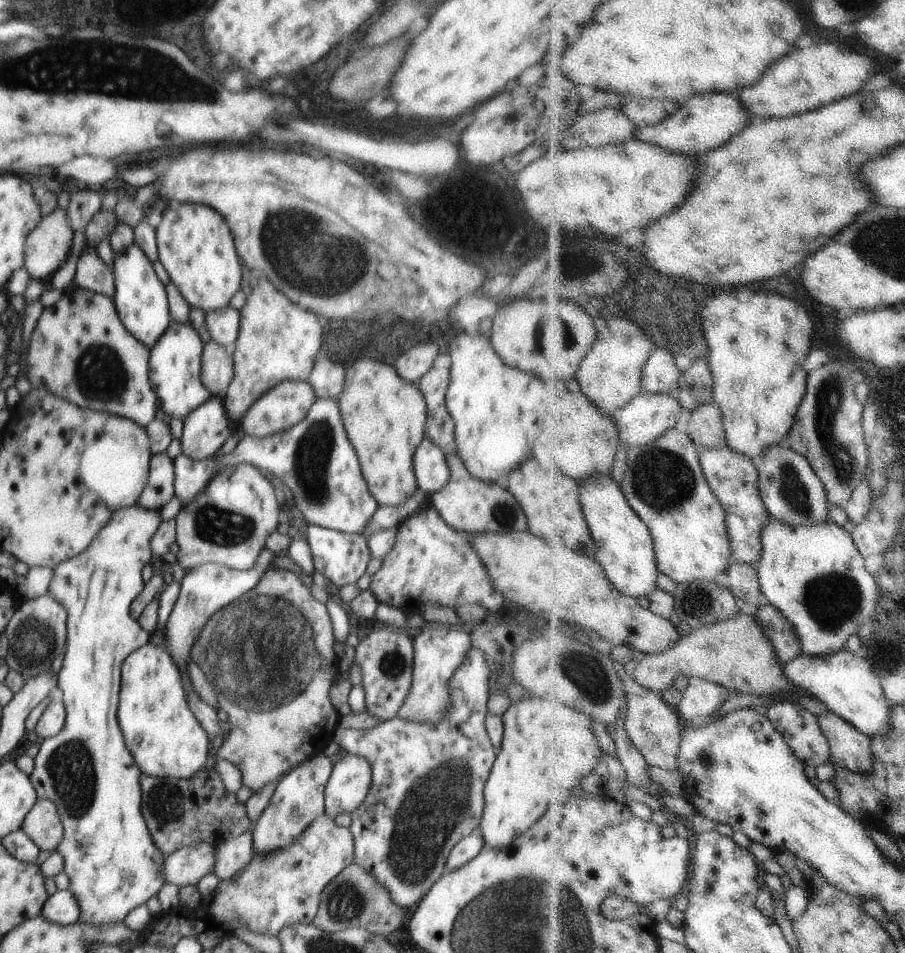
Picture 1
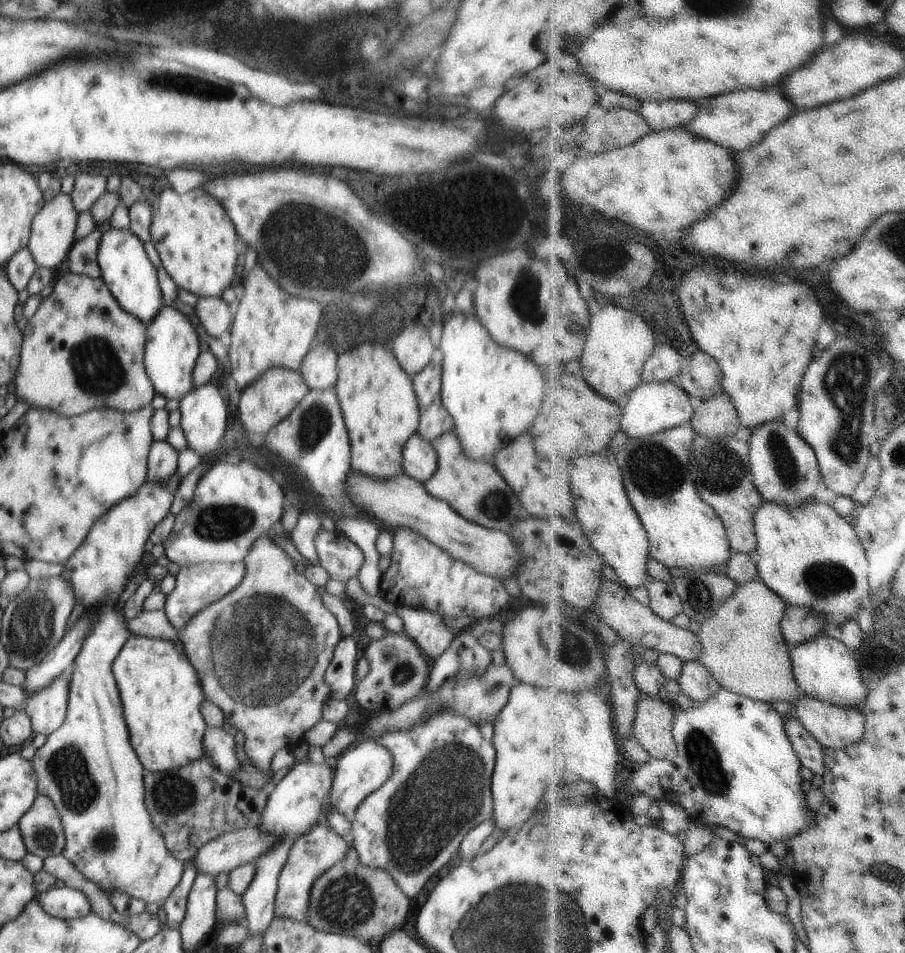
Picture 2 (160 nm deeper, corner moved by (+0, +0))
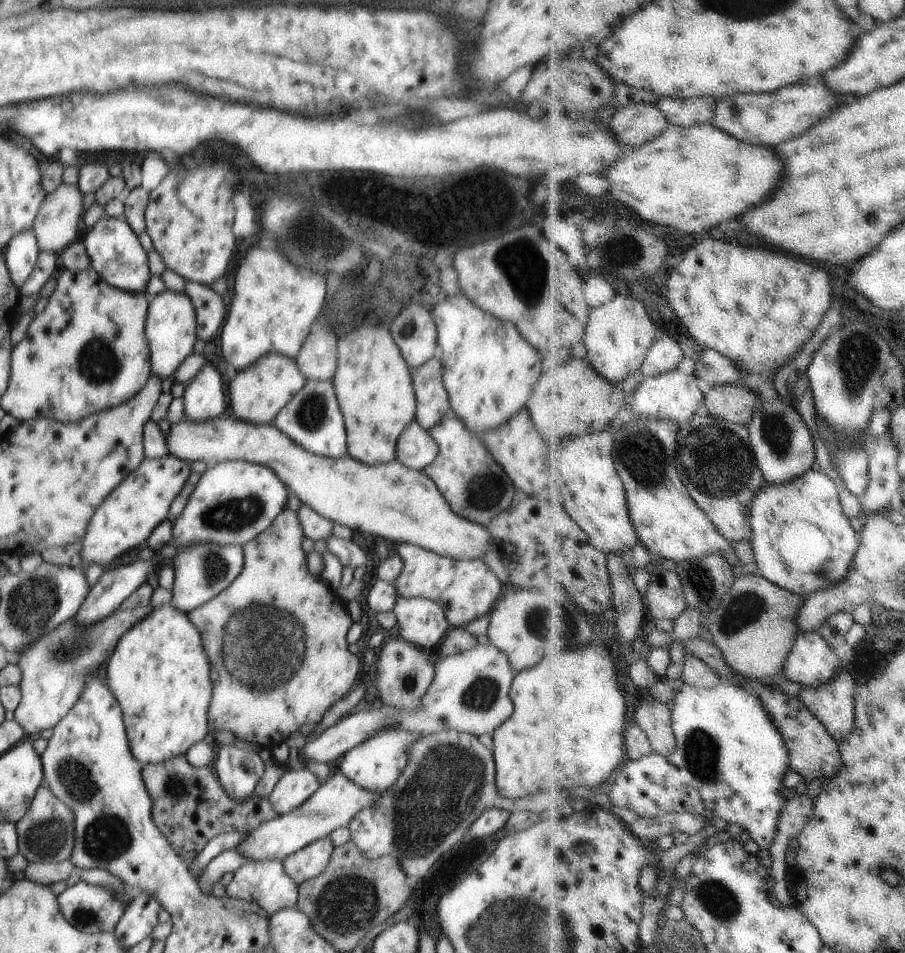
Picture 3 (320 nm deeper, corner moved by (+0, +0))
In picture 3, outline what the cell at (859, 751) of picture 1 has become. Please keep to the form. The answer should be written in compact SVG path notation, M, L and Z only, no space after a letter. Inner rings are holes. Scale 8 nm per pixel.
M848 668L842 670L838 678L820 688L803 688L799 698L808 709L824 722L828 732L838 740L852 736L856 728L856 694L859 685Z

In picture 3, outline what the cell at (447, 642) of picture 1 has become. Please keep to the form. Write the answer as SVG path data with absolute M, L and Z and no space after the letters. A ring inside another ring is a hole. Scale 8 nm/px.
M399 597L392 612L396 616L399 637L432 654L437 651L444 636L450 630L442 606L432 602L432 600L426 600L426 598Z

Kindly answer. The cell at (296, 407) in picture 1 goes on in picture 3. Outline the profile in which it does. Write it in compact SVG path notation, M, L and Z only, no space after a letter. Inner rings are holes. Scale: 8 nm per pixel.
M264 354L264 358L256 360L242 372L237 372L234 380L229 382L231 412L242 422L258 426L273 425L280 410L304 388L307 381L295 360L290 360L282 354Z

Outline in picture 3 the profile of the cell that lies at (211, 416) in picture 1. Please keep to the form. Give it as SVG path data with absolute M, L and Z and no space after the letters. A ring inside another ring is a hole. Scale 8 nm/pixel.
M212 362L204 364L196 378L185 385L183 397L186 420L206 422L224 414L227 402L223 378L216 367Z

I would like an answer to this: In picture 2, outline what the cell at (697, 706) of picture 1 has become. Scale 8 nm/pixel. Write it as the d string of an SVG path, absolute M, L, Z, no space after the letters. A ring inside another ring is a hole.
M686 661L679 681L683 692L695 703L716 696L723 687L716 675L700 661Z

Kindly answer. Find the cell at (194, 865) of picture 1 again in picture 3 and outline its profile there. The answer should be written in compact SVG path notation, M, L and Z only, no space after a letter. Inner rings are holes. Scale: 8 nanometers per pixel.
M341 772L330 776L318 791L302 806L298 806L292 812L279 815L274 820L262 822L258 828L248 831L246 840L236 848L240 854L246 856L247 861L280 860L291 856L304 846L330 837L336 828L349 827L350 820L364 808L372 806L382 795L381 792L362 790L362 786L356 786L348 781Z

